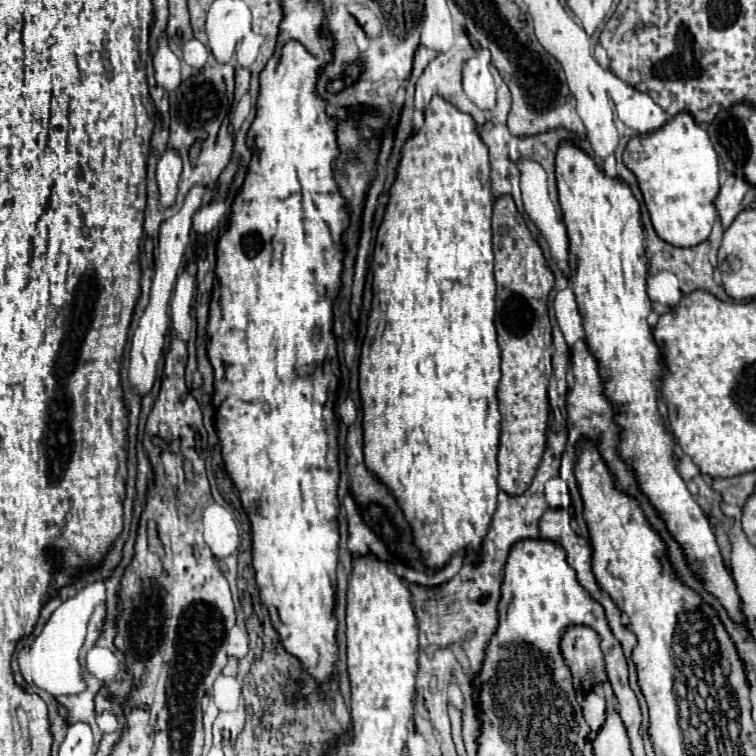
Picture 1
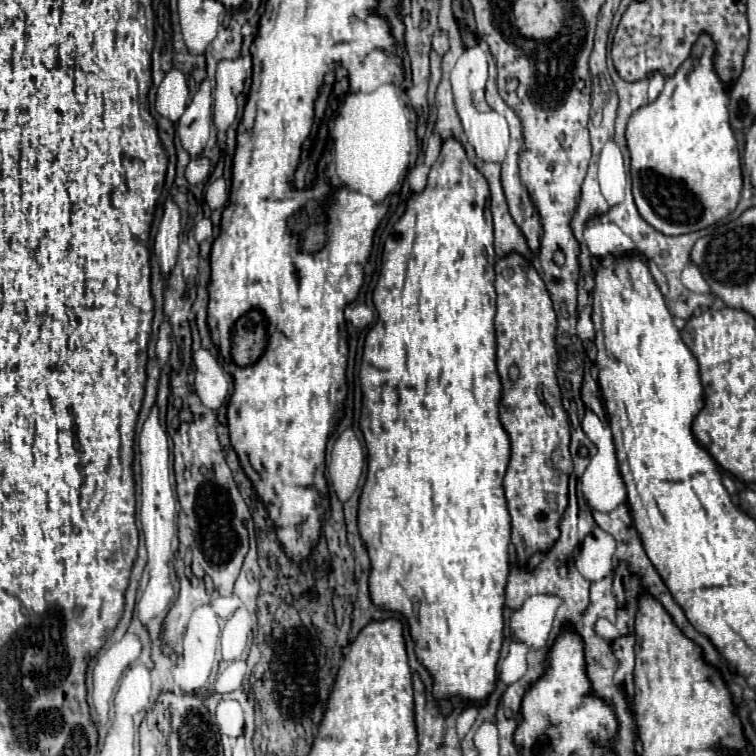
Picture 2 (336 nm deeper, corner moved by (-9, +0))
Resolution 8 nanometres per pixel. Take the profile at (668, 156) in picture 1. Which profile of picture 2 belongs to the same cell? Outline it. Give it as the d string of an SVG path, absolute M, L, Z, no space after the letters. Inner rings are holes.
M703 34L695 42L691 56L671 78L665 80L665 88L657 100L639 108L629 118L627 146L631 152L633 198L643 220L661 234L677 236L713 226L721 218L729 216L741 198L741 160L735 134L729 128L727 100L729 92L713 70L713 42Z

